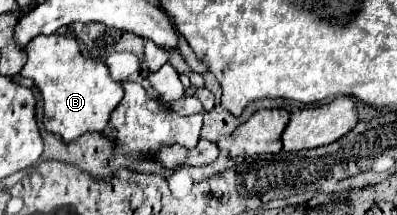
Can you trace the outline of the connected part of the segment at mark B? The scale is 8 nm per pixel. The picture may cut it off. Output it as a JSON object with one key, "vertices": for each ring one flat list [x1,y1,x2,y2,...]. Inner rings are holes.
{"vertices":[[38,35,26,47,26,63,20,71,22,77,34,81,42,95,44,129,56,133,70,143,84,133,102,133,108,127,108,115,120,103,124,91,120,83,112,81,108,67,80,55,78,43,70,35]]}

